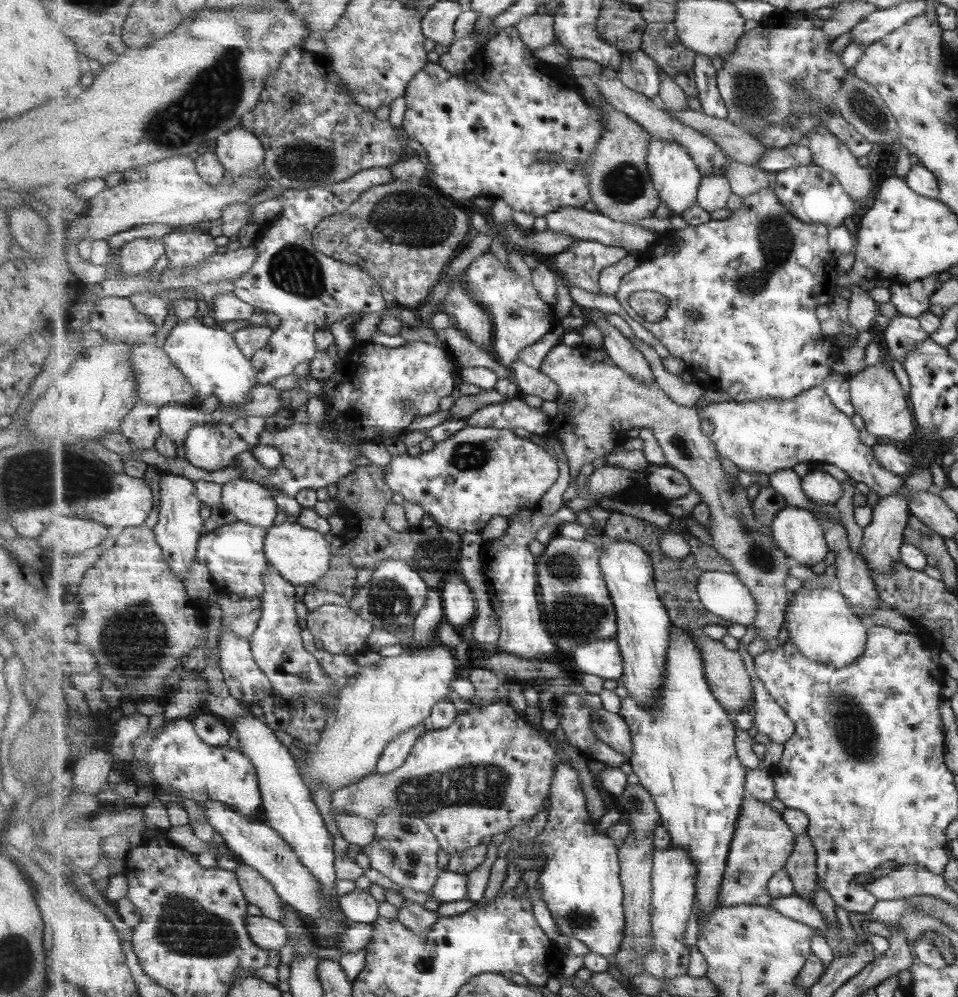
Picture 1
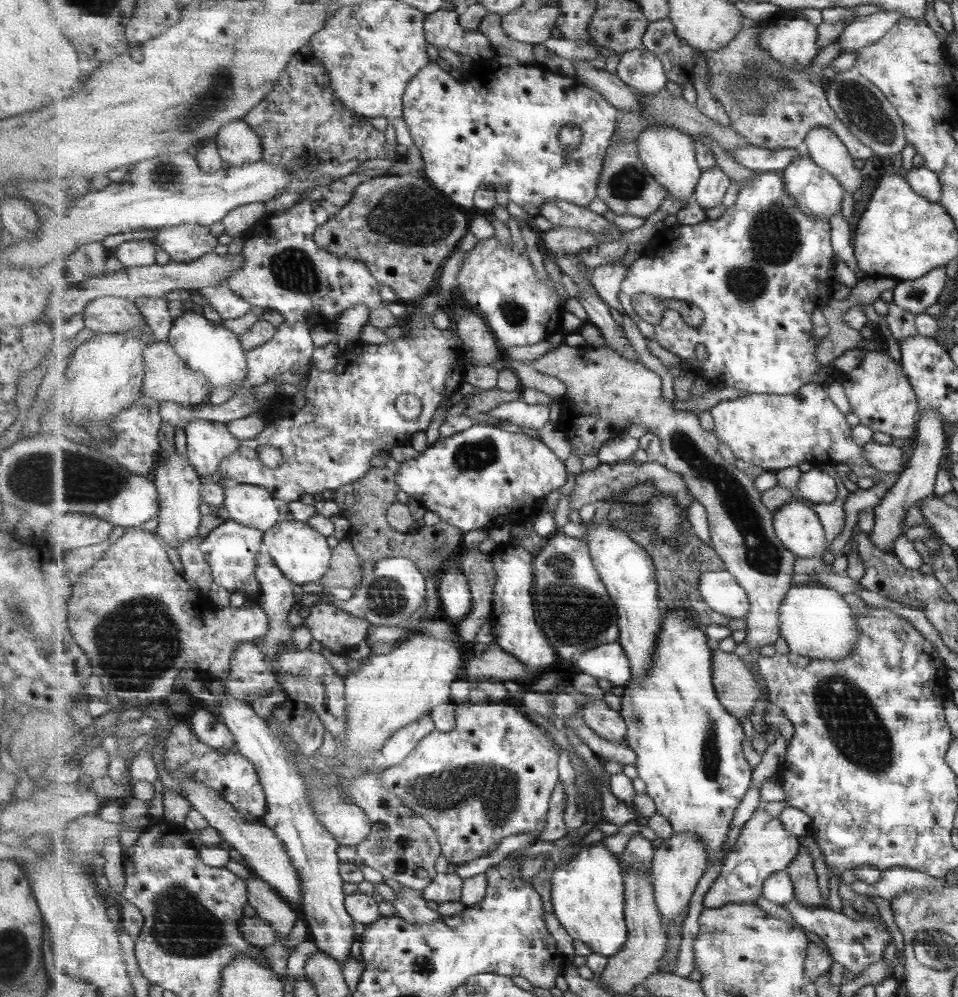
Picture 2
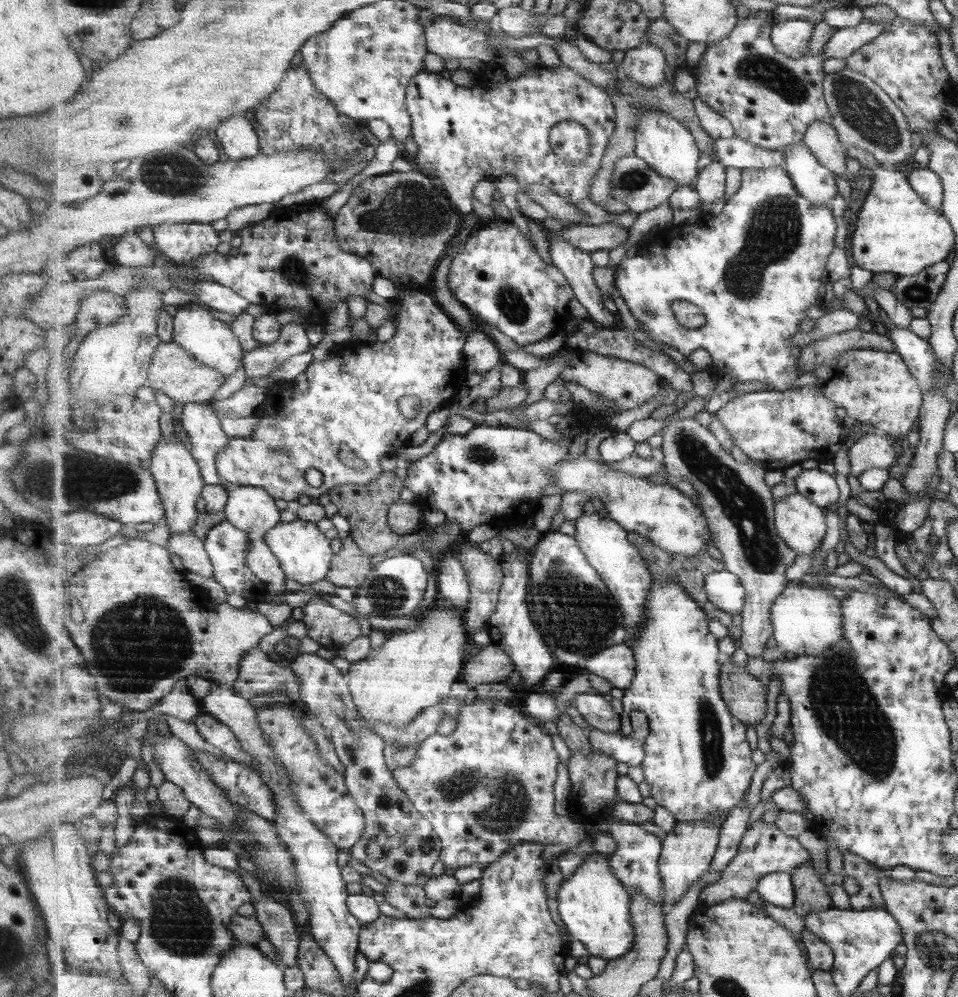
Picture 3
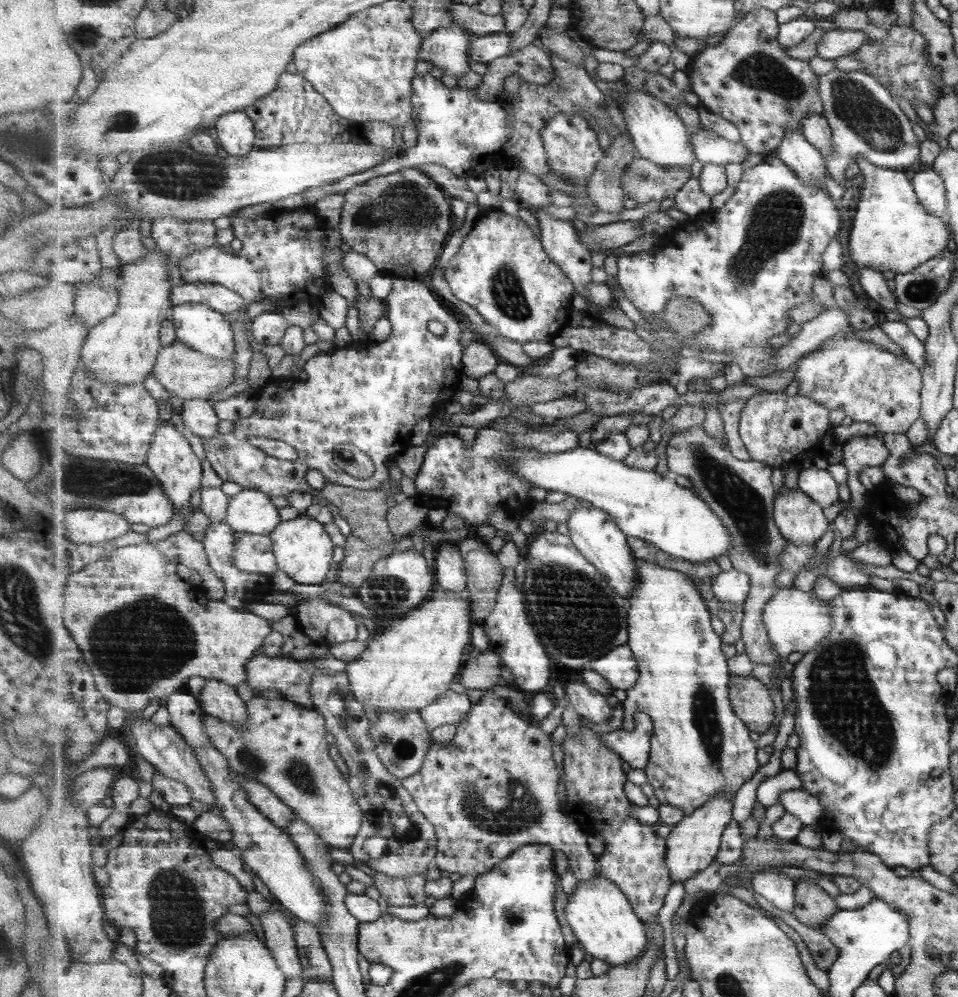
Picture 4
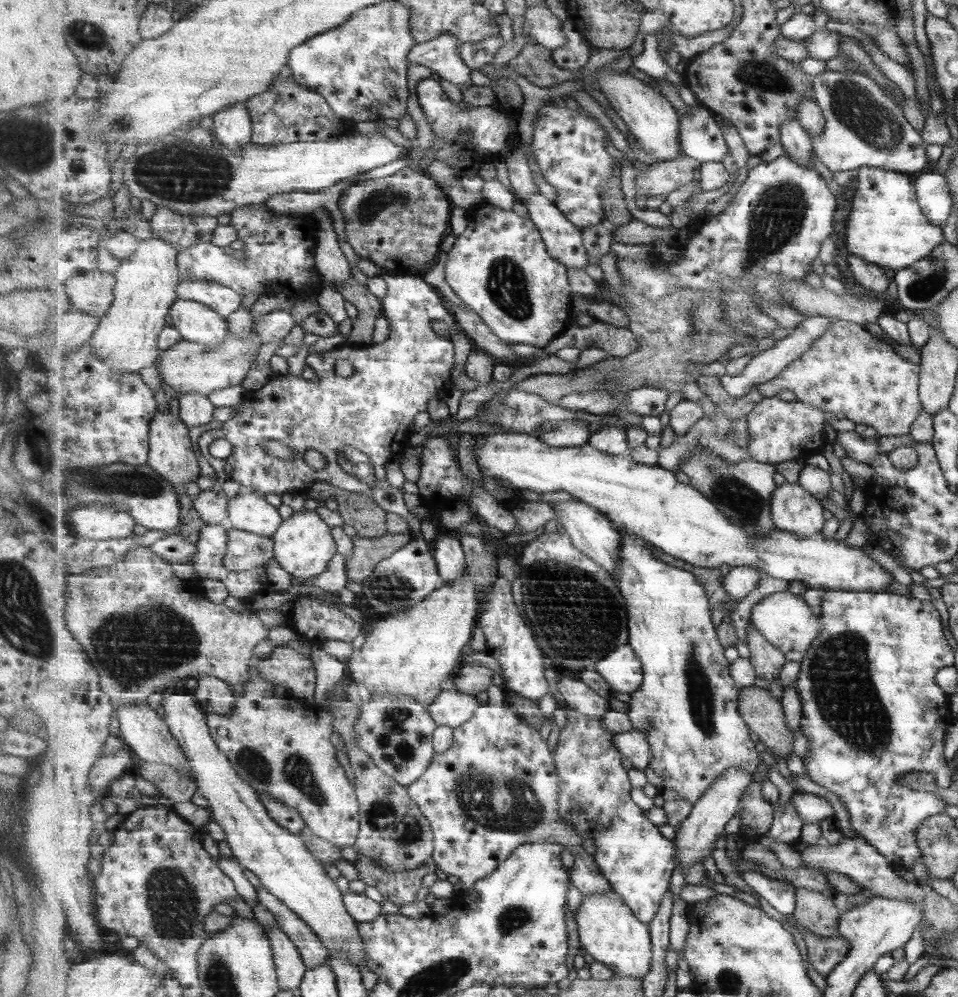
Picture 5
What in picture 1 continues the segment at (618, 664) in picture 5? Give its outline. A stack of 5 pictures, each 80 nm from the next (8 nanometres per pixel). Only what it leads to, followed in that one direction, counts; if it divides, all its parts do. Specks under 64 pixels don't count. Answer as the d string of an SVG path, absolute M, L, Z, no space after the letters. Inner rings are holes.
M616 638L578 644L572 657L583 674L594 674L605 680L622 680L624 676L624 658Z

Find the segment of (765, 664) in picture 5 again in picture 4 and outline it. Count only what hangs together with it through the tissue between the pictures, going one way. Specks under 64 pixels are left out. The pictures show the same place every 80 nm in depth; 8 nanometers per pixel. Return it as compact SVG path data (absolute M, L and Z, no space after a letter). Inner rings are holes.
M704 425L675 431L666 447L666 460L669 473L687 477L692 483L692 489L712 507L729 534L732 534L732 547L728 552L732 569L751 577L751 592L743 605L742 641L745 652L754 664L771 665L775 660L786 663L771 643L767 626L763 622L766 605L779 591L779 559L788 548L788 540L781 534L774 517L776 493L771 482L773 467L753 459L743 461L735 458L729 447L707 434Z

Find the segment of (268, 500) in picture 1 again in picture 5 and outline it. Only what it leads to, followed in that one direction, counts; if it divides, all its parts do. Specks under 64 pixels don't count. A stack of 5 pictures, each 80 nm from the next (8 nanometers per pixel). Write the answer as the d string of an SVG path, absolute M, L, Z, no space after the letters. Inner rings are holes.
M241 491L230 498L232 528L273 538L283 520L275 506L258 492Z

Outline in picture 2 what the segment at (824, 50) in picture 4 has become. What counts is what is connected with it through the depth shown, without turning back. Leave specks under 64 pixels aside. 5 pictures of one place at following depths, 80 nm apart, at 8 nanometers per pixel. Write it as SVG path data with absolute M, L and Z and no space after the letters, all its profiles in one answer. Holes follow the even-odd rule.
M879 11L867 16L857 17L838 37L839 45L843 52L858 51L864 46L877 42L897 21L902 17L901 13Z

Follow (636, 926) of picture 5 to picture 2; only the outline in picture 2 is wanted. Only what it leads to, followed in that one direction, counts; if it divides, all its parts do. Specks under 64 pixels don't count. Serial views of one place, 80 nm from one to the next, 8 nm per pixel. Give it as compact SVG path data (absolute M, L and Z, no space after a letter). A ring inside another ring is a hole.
M603 842L595 843L590 848L575 851L570 861L555 865L556 869L550 876L550 898L552 909L562 927L573 938L588 944L593 953L599 953L607 958L620 953L628 940L628 923L625 914L625 883L624 870L618 855L605 848Z

